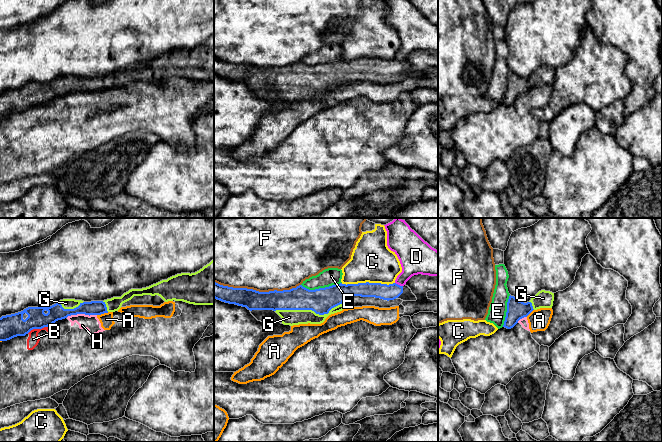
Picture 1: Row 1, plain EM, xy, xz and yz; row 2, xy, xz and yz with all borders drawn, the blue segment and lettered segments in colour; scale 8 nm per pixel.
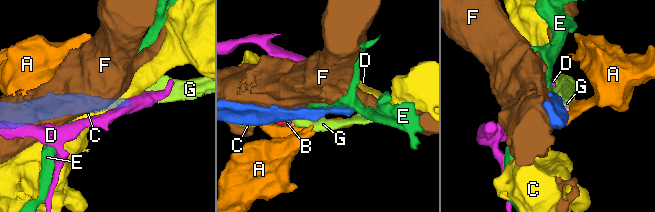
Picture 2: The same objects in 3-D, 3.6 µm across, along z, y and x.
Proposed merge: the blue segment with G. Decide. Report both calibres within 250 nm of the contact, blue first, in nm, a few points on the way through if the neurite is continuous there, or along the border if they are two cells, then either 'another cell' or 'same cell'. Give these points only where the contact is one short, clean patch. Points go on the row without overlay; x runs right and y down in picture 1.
calibres 200 and 130 nm; way xz (321, 77), (308, 85), (297, 85), (289, 93); same cell

